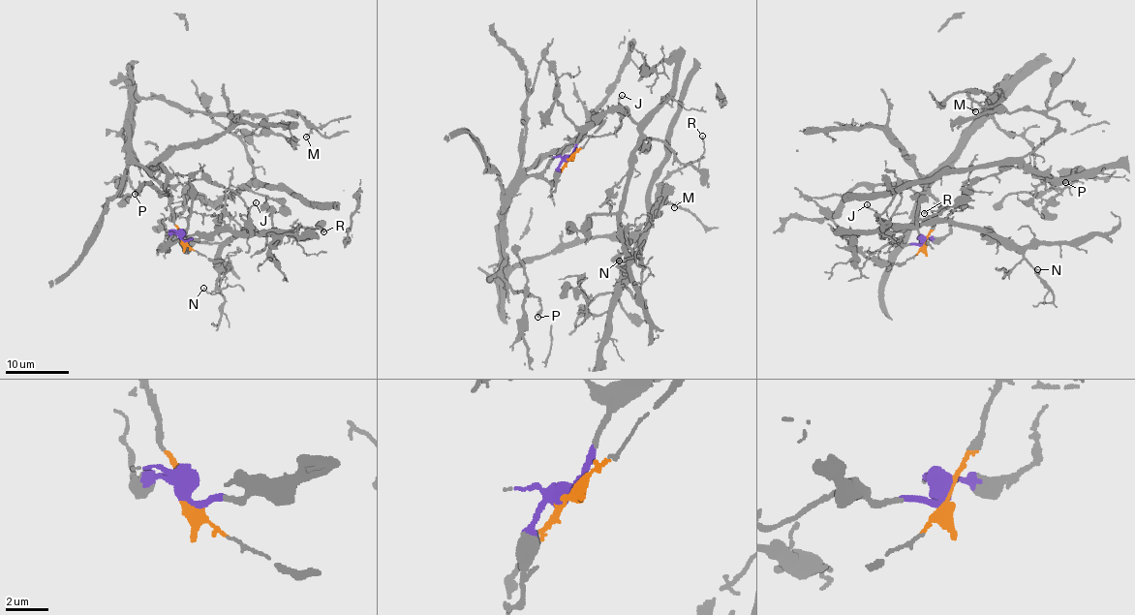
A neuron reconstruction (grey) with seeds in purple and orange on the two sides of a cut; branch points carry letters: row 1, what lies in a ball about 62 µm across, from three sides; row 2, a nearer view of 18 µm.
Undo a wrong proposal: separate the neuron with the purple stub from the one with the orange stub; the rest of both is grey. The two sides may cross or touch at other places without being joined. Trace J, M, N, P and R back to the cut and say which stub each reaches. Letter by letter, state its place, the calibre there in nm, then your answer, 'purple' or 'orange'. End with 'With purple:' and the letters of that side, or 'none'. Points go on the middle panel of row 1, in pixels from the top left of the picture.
J: (622, 95) | 140 nm | purple
M: (674, 207) | 160 nm | orange
N: (619, 261) | 90 nm | purple
P: (537, 317) | 400 nm | orange
R: (702, 136) | 130 nm | purple
With purple: J, N, R

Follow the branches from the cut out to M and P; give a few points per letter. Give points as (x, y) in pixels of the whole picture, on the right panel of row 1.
M: (925, 243), (938, 201), (926, 186), (1000, 93), (993, 102), (996, 95), (972, 89), (975, 111)
P: (925, 243), (934, 225), (938, 201), (926, 186), (988, 118), (1032, 146), (1035, 173), (1045, 181), (1066, 183)

